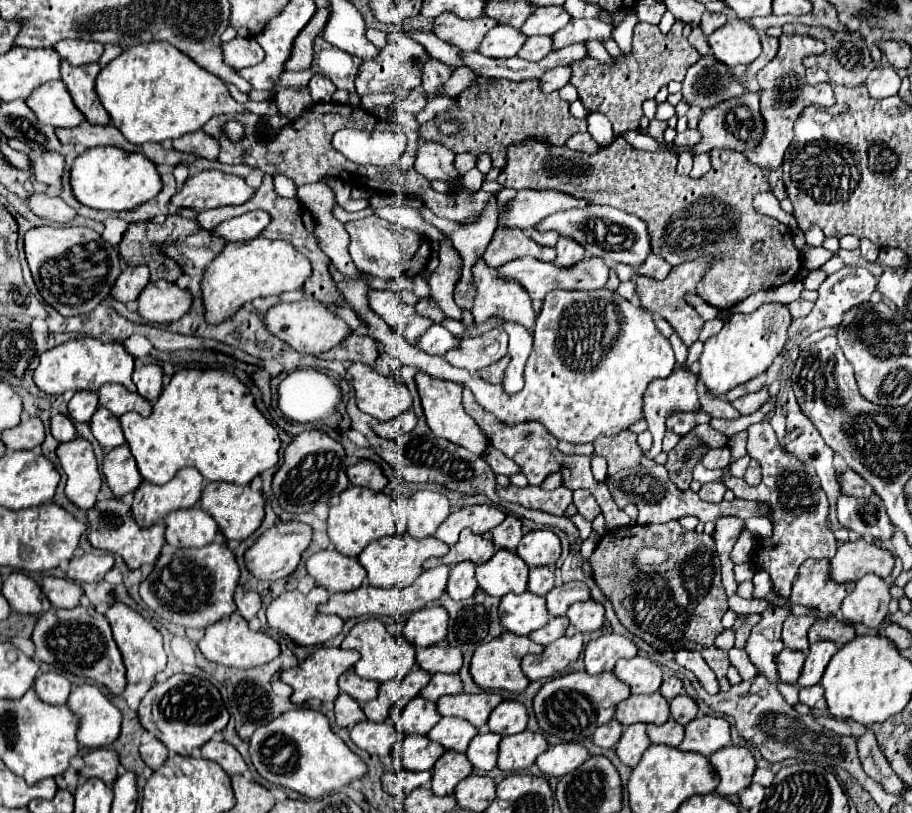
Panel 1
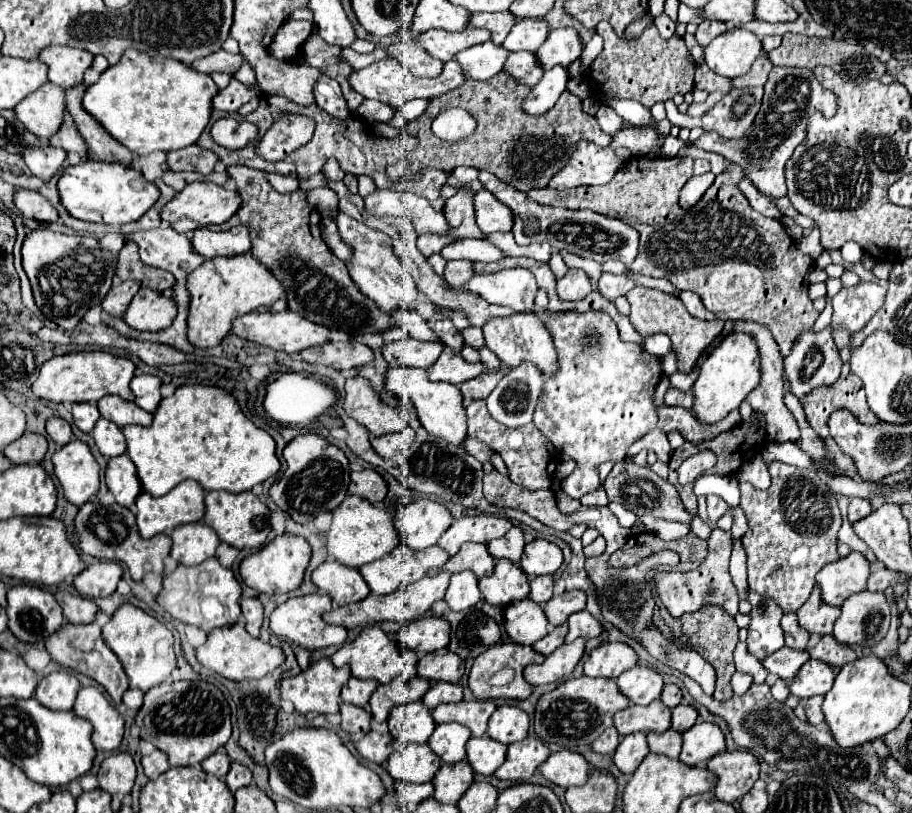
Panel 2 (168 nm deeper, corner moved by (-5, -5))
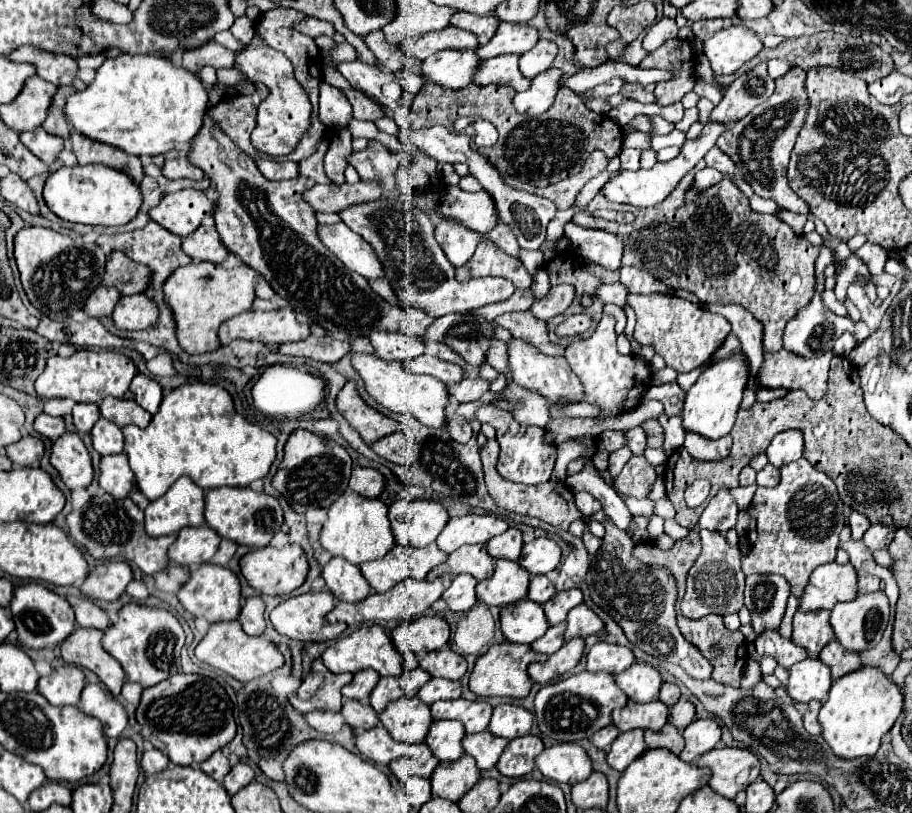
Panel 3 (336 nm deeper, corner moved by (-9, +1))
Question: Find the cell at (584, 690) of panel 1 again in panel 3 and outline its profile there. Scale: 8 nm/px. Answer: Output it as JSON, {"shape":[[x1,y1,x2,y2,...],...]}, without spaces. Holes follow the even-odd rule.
{"shape":[[583,671,559,683,551,683,539,689,535,697,535,717,539,731,555,741,579,741,589,739,597,729,611,723,611,711,615,707,625,707,627,697,615,683,615,677,605,671]]}

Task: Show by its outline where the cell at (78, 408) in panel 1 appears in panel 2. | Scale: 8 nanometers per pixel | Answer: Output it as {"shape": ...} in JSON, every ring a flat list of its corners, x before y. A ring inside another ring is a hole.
{"shape":[[73,403,73,411,71,413,73,413,73,423,85,433,91,433,95,423,101,417,97,405,93,405,93,403]]}

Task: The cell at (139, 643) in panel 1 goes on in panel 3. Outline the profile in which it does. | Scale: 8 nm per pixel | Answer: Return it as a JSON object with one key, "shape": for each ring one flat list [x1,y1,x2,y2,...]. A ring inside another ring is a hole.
{"shape":[[135,603,125,605,119,611,119,621,103,635,103,649,121,663,127,681,135,681,145,689,181,671,179,653,183,643,185,633,173,613,161,607,143,607]]}

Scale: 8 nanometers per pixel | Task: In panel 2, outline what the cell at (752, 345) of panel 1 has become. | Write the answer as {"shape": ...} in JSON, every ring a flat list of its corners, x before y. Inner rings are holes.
{"shape":[[743,331,729,333,707,355,707,359,701,365,701,373,693,385,695,405,691,411,697,415,697,419,703,419,703,423,721,421,729,411,739,407,739,403,759,385,759,381,761,381,761,359,755,339]]}

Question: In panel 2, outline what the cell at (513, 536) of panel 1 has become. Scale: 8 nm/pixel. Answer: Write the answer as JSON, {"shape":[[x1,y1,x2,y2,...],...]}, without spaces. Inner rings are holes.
{"shape":[[511,527,507,531,507,535,499,537,499,539,493,539,489,545,489,551,495,559,501,559,501,557,507,557,511,559,513,563,519,563,521,555,523,555,523,547,525,547,525,539,523,539,523,531,521,527]]}

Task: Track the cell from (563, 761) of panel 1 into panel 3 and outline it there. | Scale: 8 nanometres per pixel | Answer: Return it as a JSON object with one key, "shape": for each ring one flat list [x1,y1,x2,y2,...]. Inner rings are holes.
{"shape":[[577,743,551,745,543,749,543,753,535,761,543,777,557,783,575,785,585,781,593,773,589,755]]}

